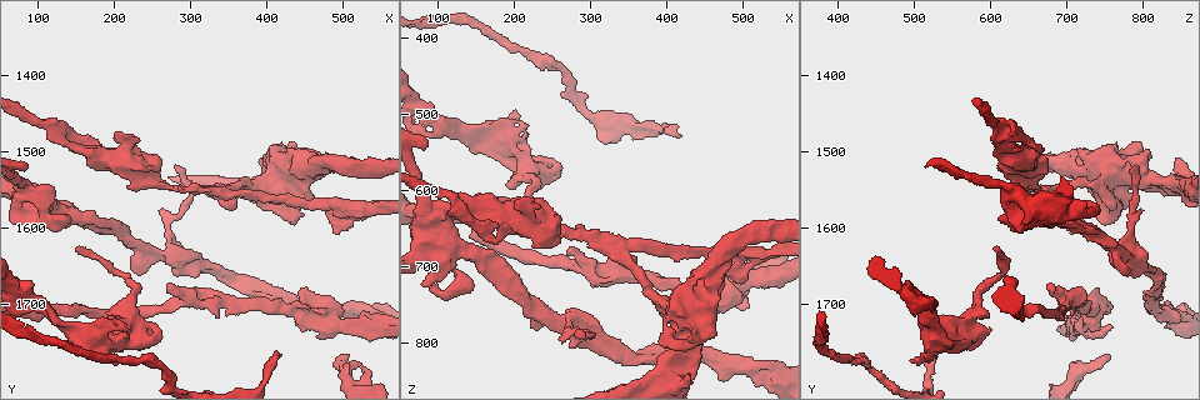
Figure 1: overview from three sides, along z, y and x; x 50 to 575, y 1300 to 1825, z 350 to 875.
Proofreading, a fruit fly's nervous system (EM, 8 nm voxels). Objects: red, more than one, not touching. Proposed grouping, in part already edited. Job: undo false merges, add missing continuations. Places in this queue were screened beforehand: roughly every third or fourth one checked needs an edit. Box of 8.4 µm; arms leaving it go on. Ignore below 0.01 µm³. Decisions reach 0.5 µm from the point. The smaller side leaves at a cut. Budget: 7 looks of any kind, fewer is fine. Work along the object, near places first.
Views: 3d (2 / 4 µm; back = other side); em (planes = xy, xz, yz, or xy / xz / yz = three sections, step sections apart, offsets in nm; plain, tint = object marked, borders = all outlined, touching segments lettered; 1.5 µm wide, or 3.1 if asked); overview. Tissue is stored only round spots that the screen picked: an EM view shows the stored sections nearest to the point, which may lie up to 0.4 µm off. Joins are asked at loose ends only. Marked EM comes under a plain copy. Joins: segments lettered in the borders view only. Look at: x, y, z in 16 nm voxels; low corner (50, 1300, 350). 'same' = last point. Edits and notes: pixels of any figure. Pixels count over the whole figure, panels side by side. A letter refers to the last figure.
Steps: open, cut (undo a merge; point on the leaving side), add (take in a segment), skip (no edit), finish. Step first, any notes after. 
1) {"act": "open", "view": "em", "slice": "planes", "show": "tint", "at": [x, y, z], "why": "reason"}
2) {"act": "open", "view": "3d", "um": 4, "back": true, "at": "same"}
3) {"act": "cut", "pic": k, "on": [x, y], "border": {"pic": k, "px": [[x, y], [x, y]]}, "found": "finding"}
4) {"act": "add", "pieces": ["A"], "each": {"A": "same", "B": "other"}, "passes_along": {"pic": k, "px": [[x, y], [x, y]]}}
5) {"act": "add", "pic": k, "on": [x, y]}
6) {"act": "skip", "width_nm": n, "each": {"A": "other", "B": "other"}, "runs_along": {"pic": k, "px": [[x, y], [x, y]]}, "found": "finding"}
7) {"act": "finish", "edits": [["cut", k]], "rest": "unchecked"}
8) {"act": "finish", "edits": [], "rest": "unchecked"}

{"act": "open", "view": "3d", "um": 4, "at": [155, 1590, 685], "why": "sudden change in width"}

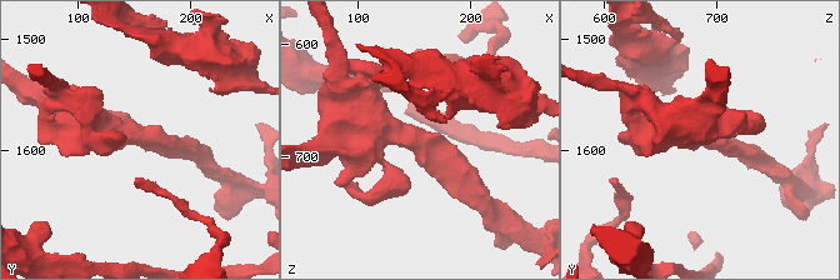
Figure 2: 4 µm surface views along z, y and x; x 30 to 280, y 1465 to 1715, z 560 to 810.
{"act": "open", "view": "em", "slice": "planes", "show": "tint", "at": [156, 1588, 688], "arm_widths_nm": [200, 550]}

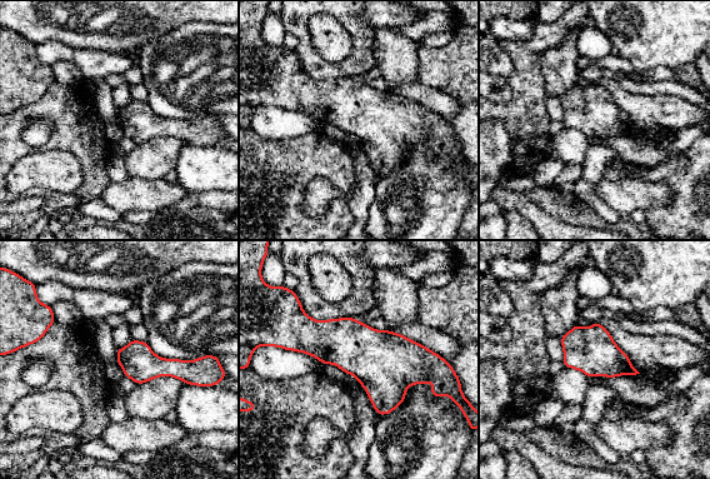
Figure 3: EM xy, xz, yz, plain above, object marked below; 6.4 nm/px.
{"act": "open", "view": "em", "slice": "planes", "show": "borders", "at": "same", "why": "see the neighbours"}

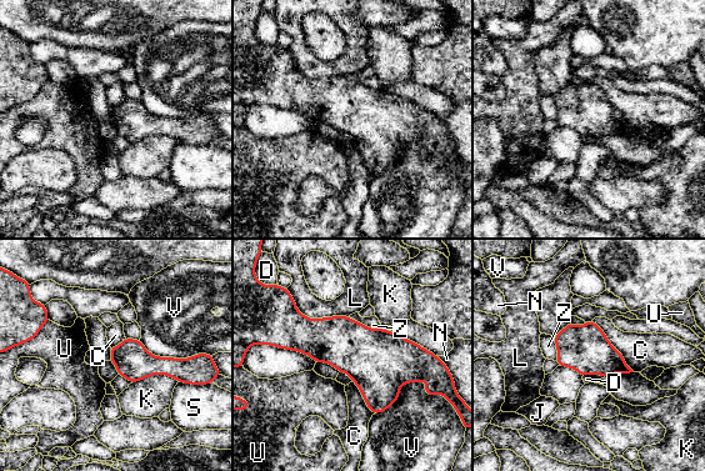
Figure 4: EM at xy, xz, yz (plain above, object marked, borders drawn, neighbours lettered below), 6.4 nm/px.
{"act": "skip", "each": {"C": "other", "D": "other", "J": "other", "K": "other", "L": "other", "N": "other", "S": "other", "U": "other", "V": "other", "Z": "other"}, "border": {"pic": 4, "px": [[348, 316], [370, 327], [380, 329]]}, "found": "all the same cell"}

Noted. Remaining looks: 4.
{"act": "open", "view": "em", "slice": "planes", "show": "borders", "at": [280, 1515, 790], "why": "free end"}

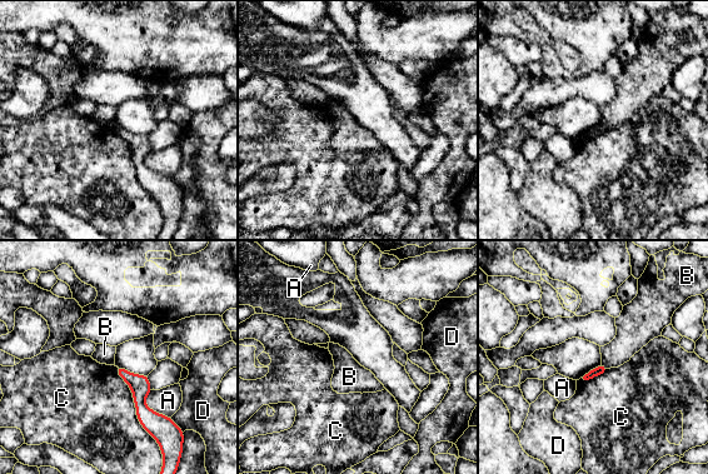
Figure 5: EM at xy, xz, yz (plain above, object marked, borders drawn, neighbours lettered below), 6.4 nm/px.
{"act": "skip", "longest_contact_nm": ["C", 550], "each": {"A": "other", "B": "other", "C": "other", "D": "other"}, "found": "none of them fits"}

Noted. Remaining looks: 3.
{"act": "open", "view": "em", "slice": "planes", "show": "borders", "at": [510, 1770, 750], "why": "an open end"}

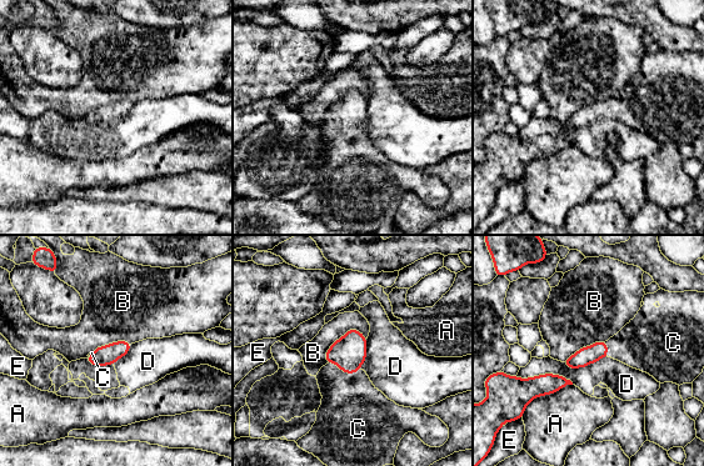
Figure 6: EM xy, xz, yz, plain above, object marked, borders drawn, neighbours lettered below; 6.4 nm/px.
{"act": "add", "pieces": ["C"], "width_nm": 120, "each": {"A": "other", "B": "other", "C": "same", "D": "other", "E": "other"}, "passes_along": {"pic": 6, "px": [[349, 352], [344, 372], [352, 410]]}, "found": "it goes on there"}

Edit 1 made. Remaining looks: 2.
{"act": "finish", "edits": [["add", 6]], "rest": "unchecked"}

